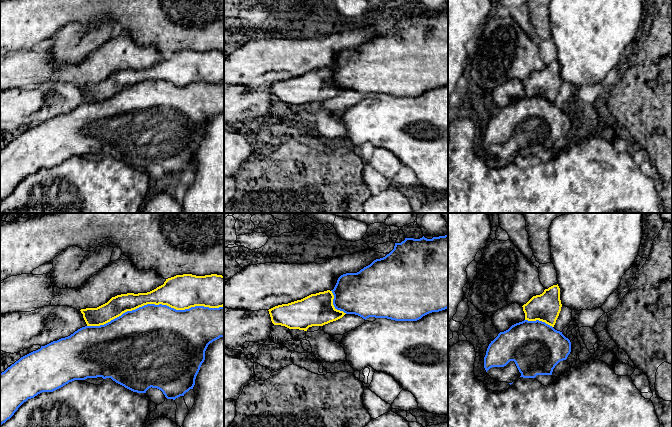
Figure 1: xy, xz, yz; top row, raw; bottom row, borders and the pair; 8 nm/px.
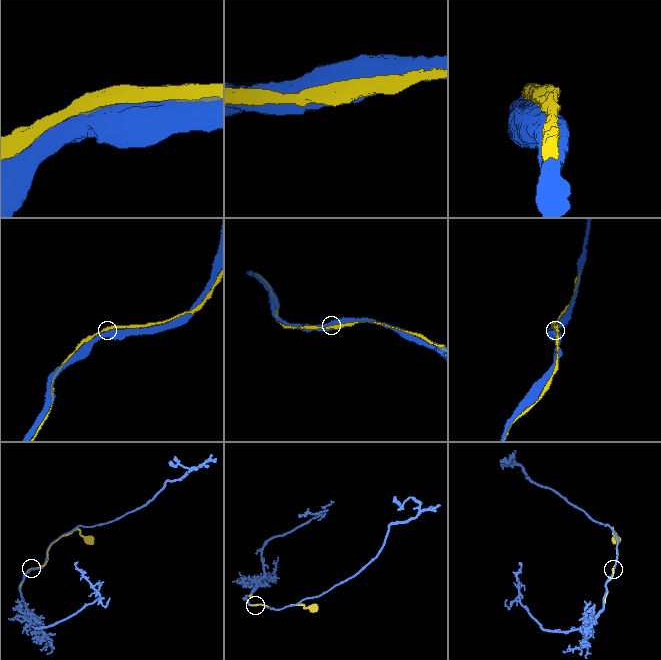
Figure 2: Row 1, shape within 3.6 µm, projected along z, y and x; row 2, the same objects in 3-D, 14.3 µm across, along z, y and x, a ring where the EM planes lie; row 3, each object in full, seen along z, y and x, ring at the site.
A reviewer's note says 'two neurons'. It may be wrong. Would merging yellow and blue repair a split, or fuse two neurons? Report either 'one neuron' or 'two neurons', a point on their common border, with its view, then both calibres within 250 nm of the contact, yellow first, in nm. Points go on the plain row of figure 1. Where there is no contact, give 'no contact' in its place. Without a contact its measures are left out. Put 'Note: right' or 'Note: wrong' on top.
Note: wrong
one neuron; meets yellow in xy at (155, 80); 280 nm thick on the yellow side, 500 nm on the other

